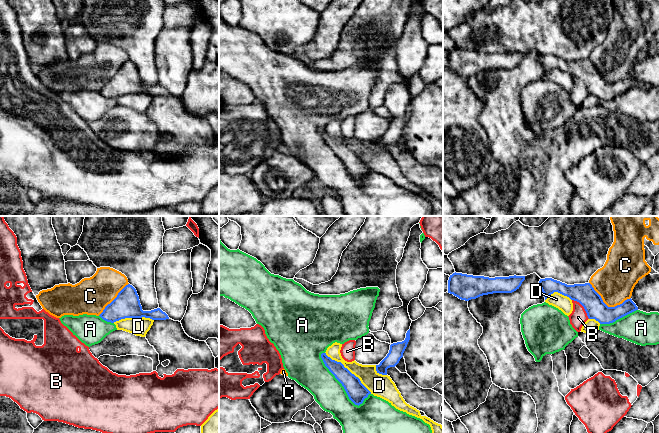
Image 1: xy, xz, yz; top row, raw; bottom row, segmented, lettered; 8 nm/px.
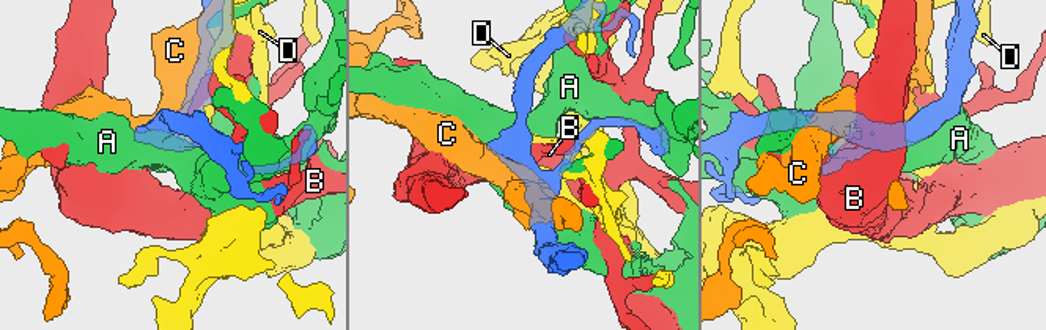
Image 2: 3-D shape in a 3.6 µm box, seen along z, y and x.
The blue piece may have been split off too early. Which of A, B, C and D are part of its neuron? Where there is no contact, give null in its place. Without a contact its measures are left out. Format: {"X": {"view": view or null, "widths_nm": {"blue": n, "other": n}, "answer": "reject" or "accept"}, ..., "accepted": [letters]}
{"A": {"view": "xz", "widths_nm": {"blue": 160, "other": 260}, "answer": "reject"}, "B": {"view": "yz", "widths_nm": {"blue": 160, "other": 140}, "answer": "reject"}, "C": {"view": "yz", "widths_nm": {"blue": 160, "other": 320}, "answer": "reject"}, "D": {"view": "xz", "widths_nm": {"blue": 160, "other": 170}, "answer": "reject"}, "accepted": []}

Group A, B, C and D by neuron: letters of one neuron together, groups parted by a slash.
A / B / C / D

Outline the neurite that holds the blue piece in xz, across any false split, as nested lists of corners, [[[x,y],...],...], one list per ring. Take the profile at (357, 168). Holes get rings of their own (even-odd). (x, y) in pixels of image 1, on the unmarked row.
[[[322,129],[321,134],[329,147],[342,160],[349,175],[355,181],[362,180],[371,168],[361,159],[360,155],[345,144],[341,138],[332,136],[326,129]]]

